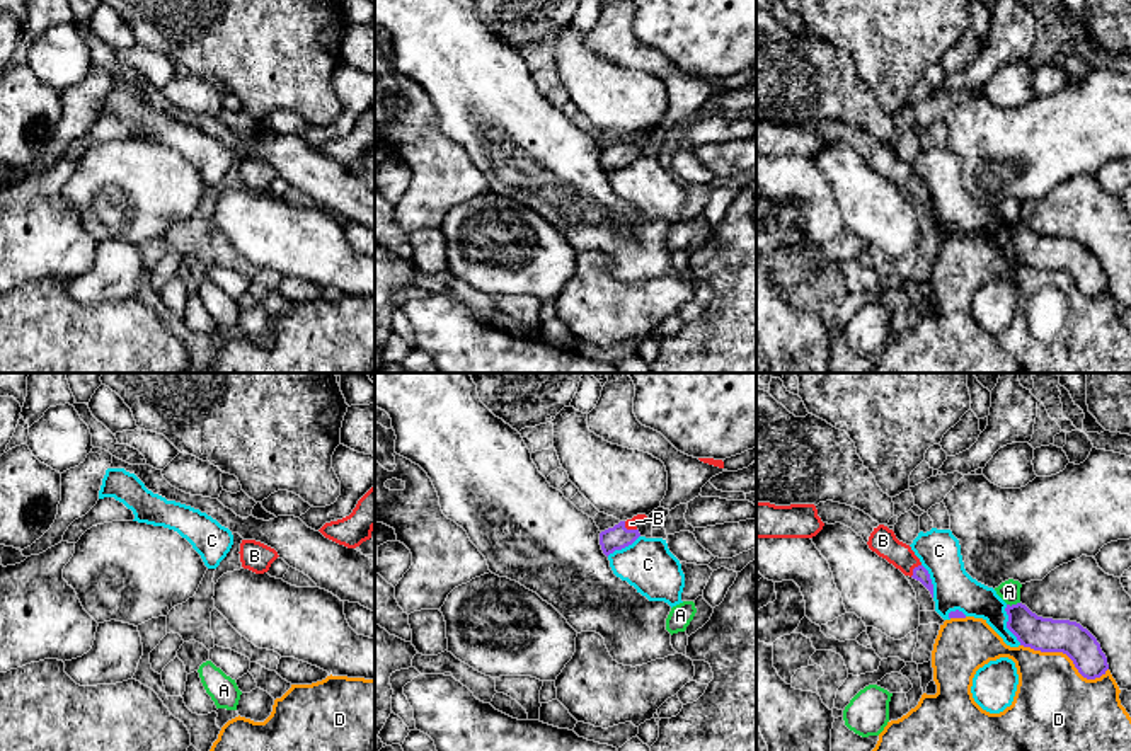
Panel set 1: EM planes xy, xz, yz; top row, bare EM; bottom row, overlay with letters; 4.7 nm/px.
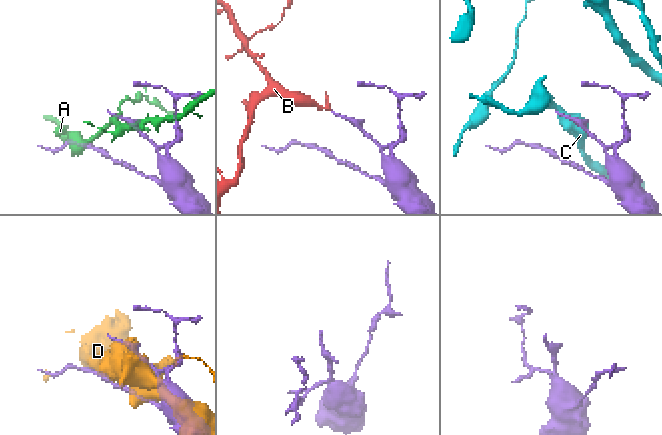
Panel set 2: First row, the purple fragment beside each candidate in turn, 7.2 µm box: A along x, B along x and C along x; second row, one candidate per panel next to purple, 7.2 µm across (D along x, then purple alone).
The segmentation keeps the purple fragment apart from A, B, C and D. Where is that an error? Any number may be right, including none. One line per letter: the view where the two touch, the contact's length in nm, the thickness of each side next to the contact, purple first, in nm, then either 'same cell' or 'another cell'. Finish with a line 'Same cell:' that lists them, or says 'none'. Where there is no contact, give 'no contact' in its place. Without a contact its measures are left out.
A: yz | 70 nm | 160/100 nm | another cell
B: yz | 80 nm | 70/130 nm | same cell
C: yz | 200 nm | 160/160 nm | another cell
D: yz | 440 nm | 160/380 nm | another cell
Same cell: B

